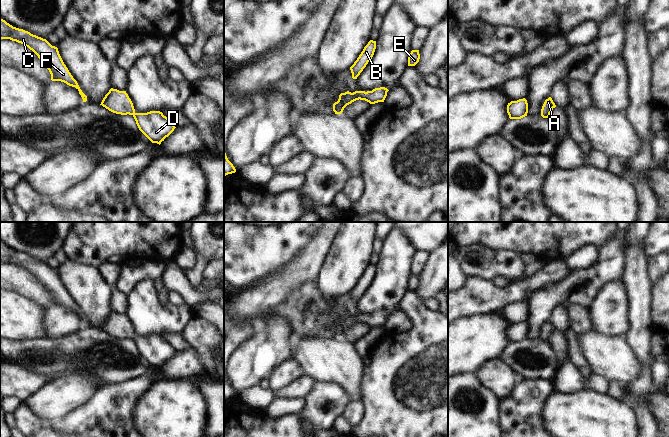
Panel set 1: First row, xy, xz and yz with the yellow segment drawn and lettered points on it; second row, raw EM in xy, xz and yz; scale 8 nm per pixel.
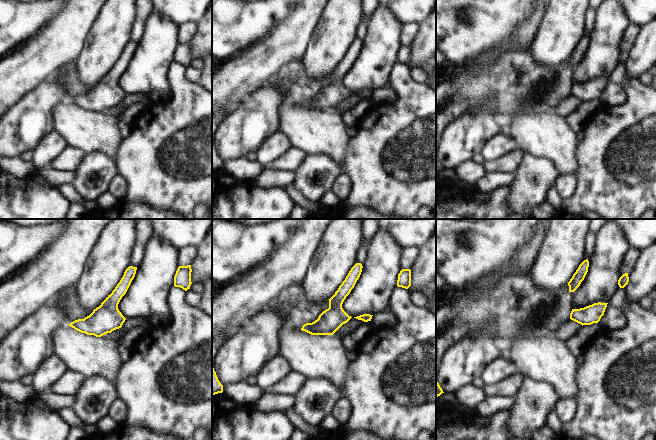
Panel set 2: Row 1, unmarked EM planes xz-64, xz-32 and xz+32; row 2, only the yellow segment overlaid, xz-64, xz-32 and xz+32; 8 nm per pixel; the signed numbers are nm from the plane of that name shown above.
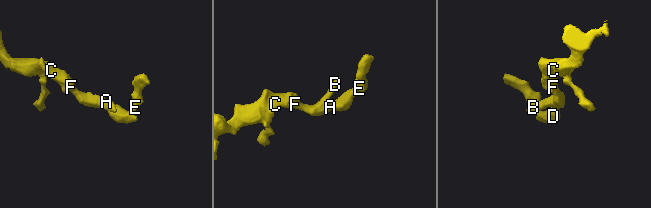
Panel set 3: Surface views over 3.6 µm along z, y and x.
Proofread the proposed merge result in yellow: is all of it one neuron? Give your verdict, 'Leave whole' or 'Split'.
Leave whole

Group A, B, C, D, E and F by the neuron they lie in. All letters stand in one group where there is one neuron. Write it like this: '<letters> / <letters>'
A B C D E F

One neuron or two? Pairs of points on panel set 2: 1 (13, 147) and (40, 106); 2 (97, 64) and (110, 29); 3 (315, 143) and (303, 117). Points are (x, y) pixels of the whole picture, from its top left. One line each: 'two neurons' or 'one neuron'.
1: one neuron
2: one neuron
3: one neuron

